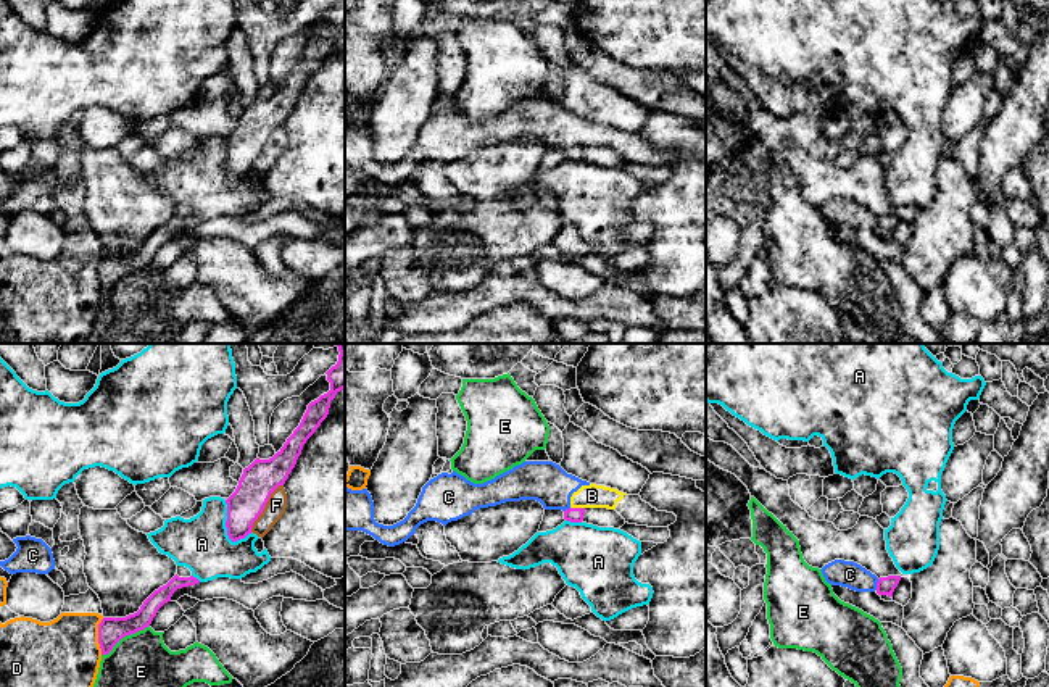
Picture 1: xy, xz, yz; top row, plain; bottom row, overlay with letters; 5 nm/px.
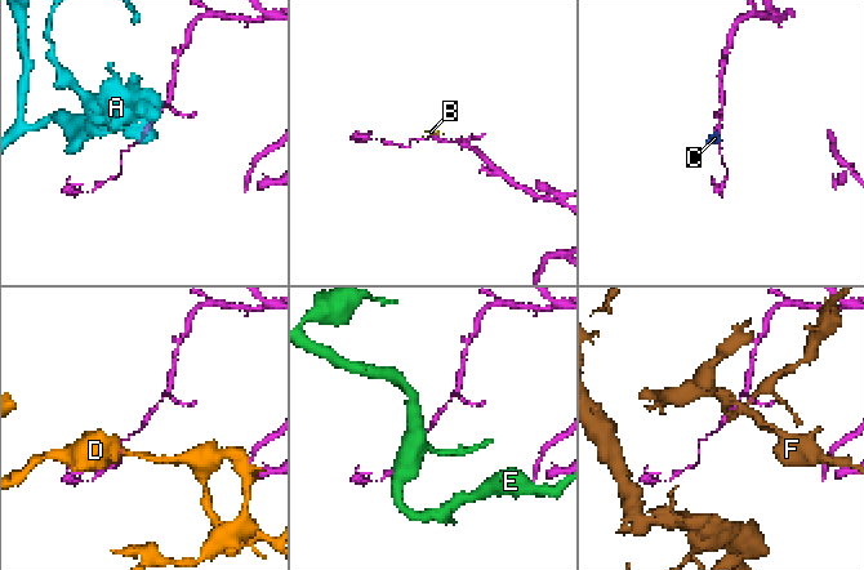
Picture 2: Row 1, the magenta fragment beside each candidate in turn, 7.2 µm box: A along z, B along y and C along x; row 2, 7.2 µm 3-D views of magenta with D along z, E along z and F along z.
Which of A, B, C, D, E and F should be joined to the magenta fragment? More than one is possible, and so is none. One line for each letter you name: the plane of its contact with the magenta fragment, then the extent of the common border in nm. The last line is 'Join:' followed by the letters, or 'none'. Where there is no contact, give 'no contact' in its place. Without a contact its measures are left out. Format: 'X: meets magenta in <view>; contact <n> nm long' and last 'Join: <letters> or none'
Join: none

